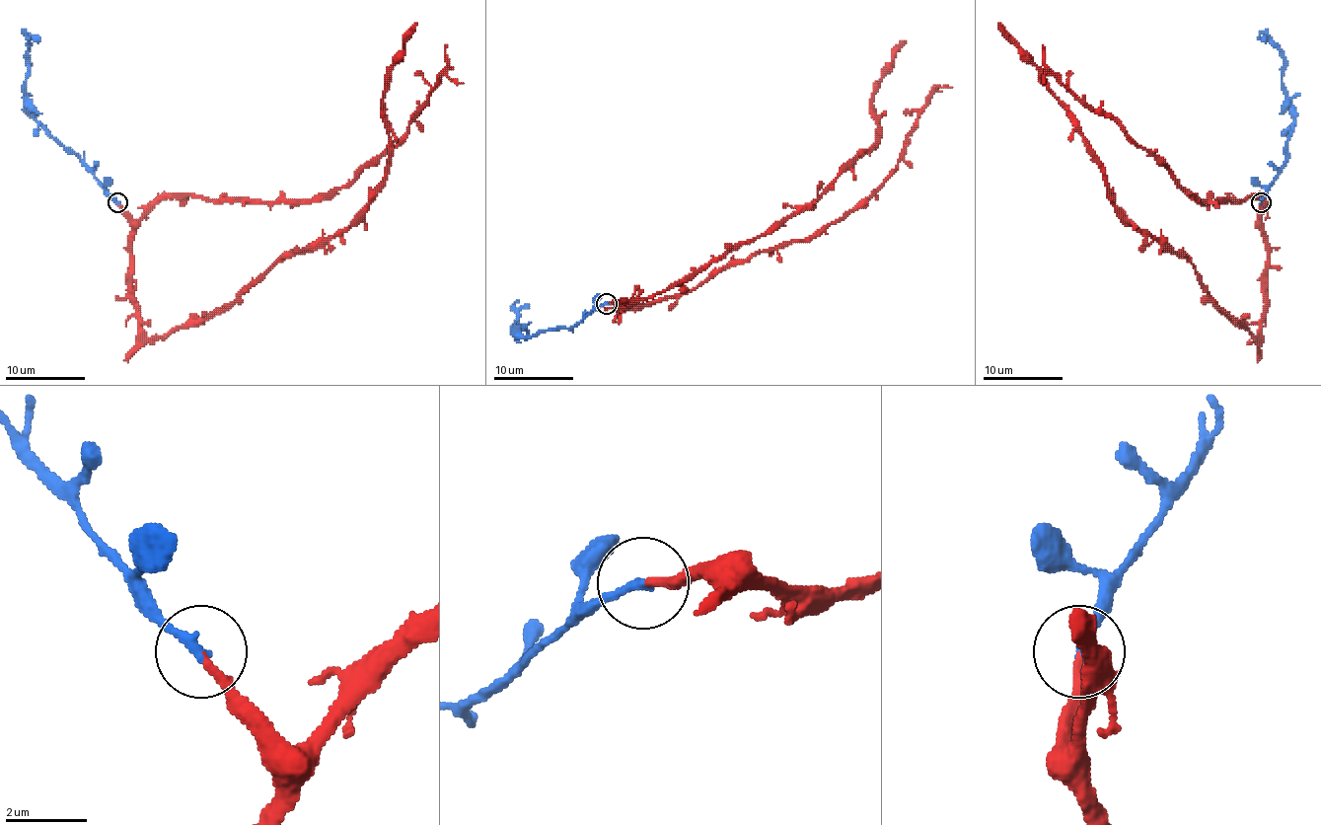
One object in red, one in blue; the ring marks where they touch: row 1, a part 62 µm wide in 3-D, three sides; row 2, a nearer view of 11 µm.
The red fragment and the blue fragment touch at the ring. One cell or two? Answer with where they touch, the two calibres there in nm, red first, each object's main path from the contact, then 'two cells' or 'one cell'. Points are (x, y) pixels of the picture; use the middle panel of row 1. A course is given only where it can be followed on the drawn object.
at (606, 303); 190 nm thick on the red side, 240 nm on the other; red runs (607, 304), (621, 304), (619, 310), (647, 300), (803, 211), (877, 141), (873, 87), (906, 40); blue runs (607, 304), (595, 308), (568, 328), (549, 328), (525, 336), (514, 326), (514, 306), (518, 302); one cell

